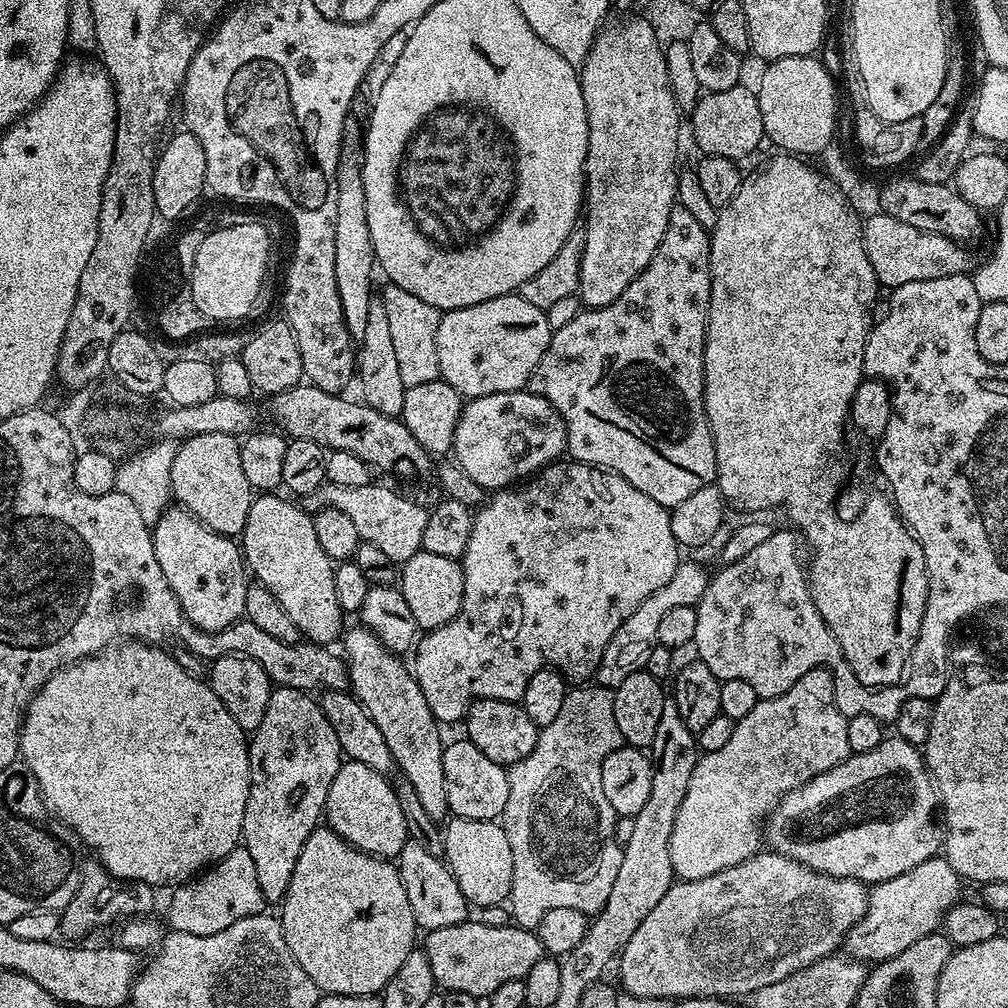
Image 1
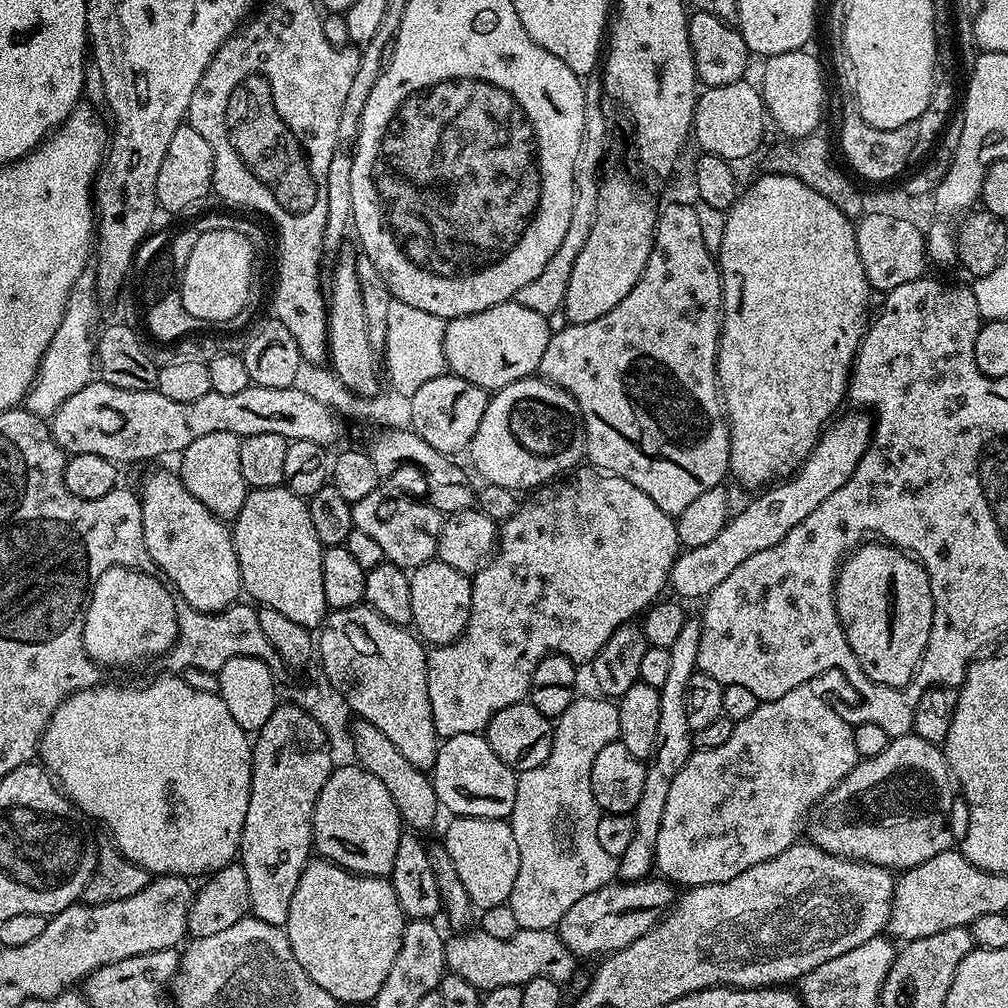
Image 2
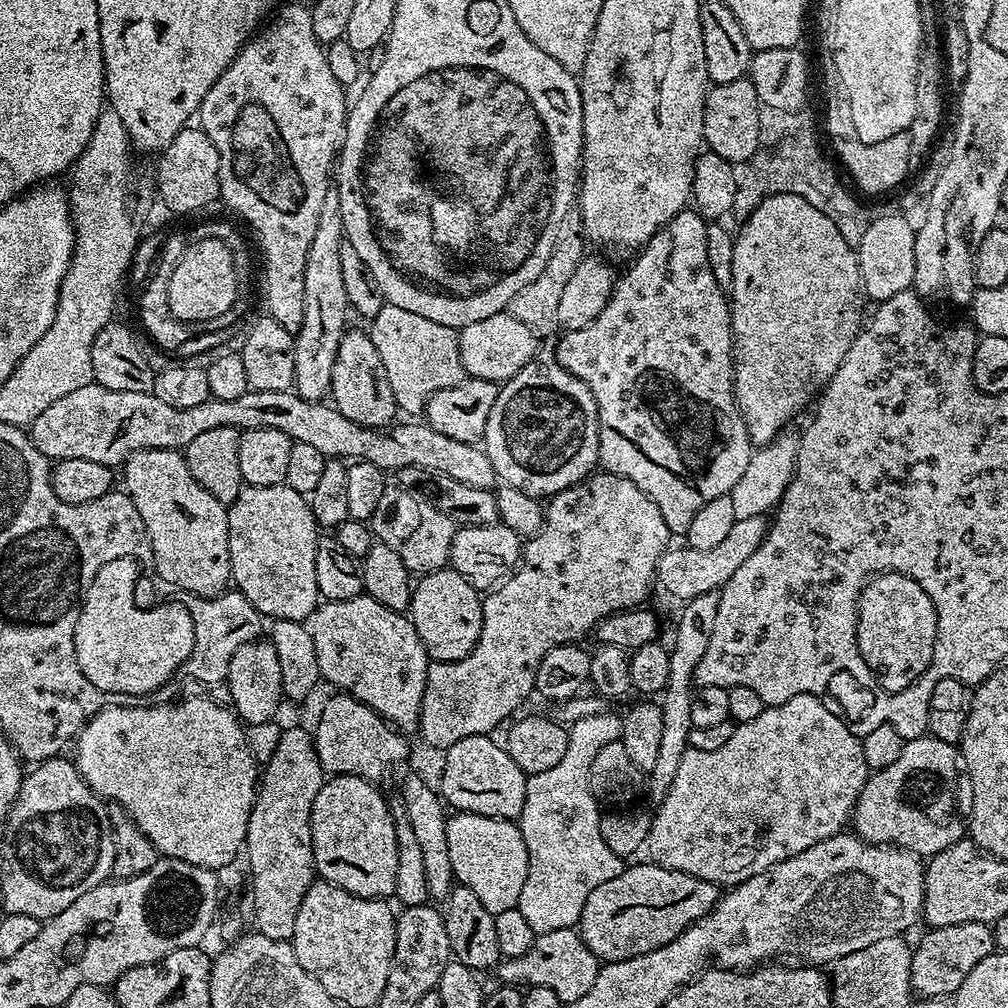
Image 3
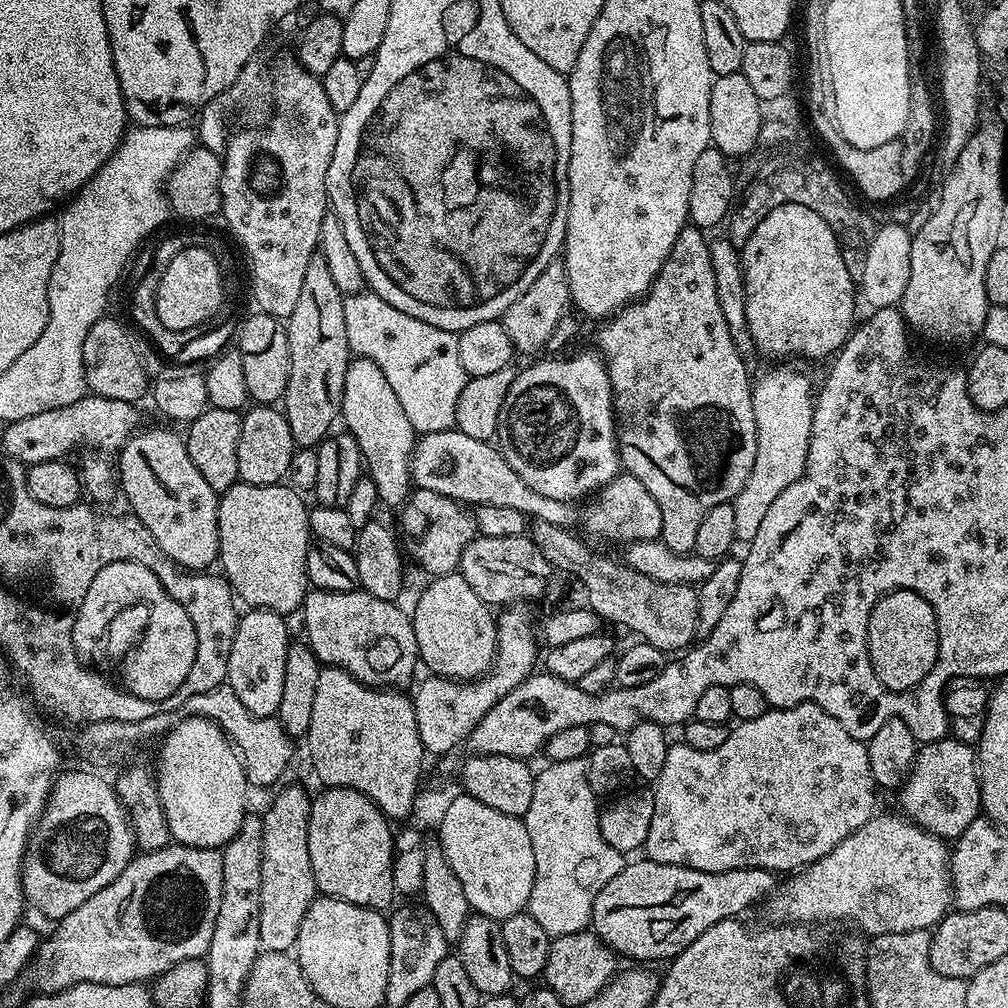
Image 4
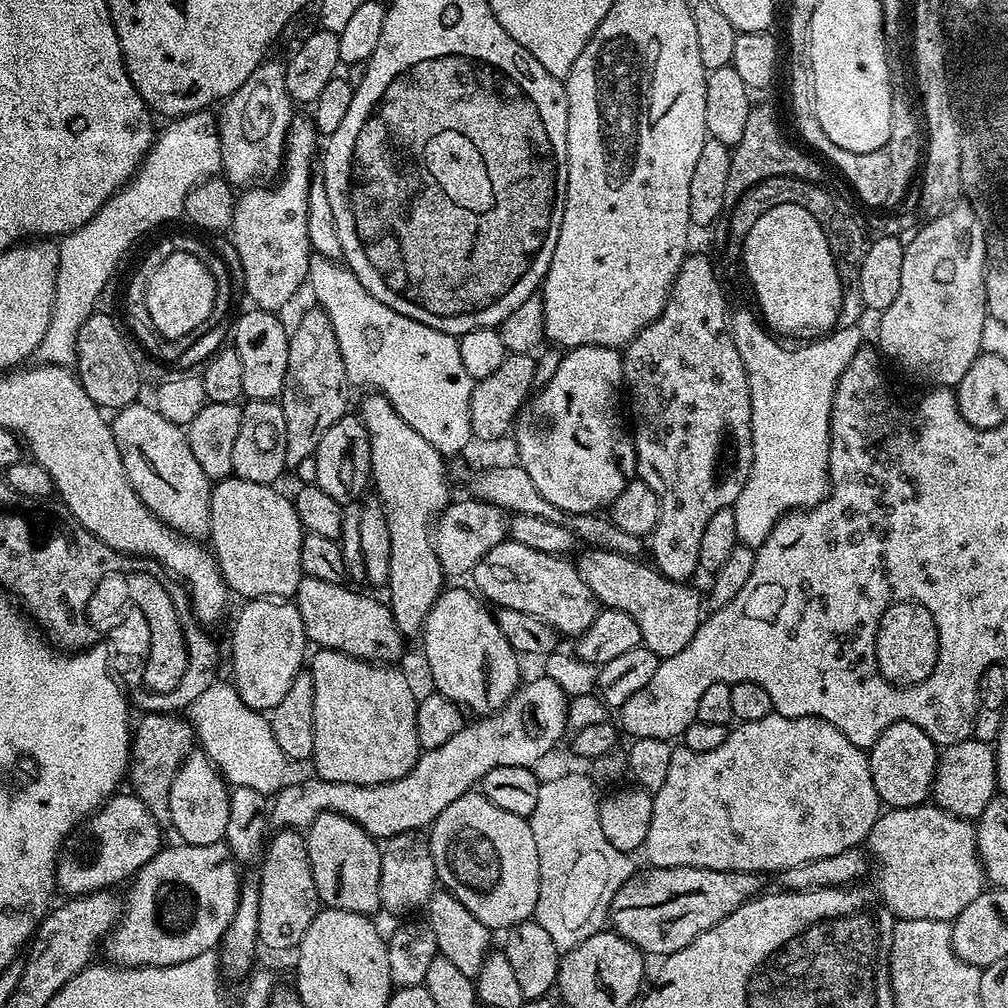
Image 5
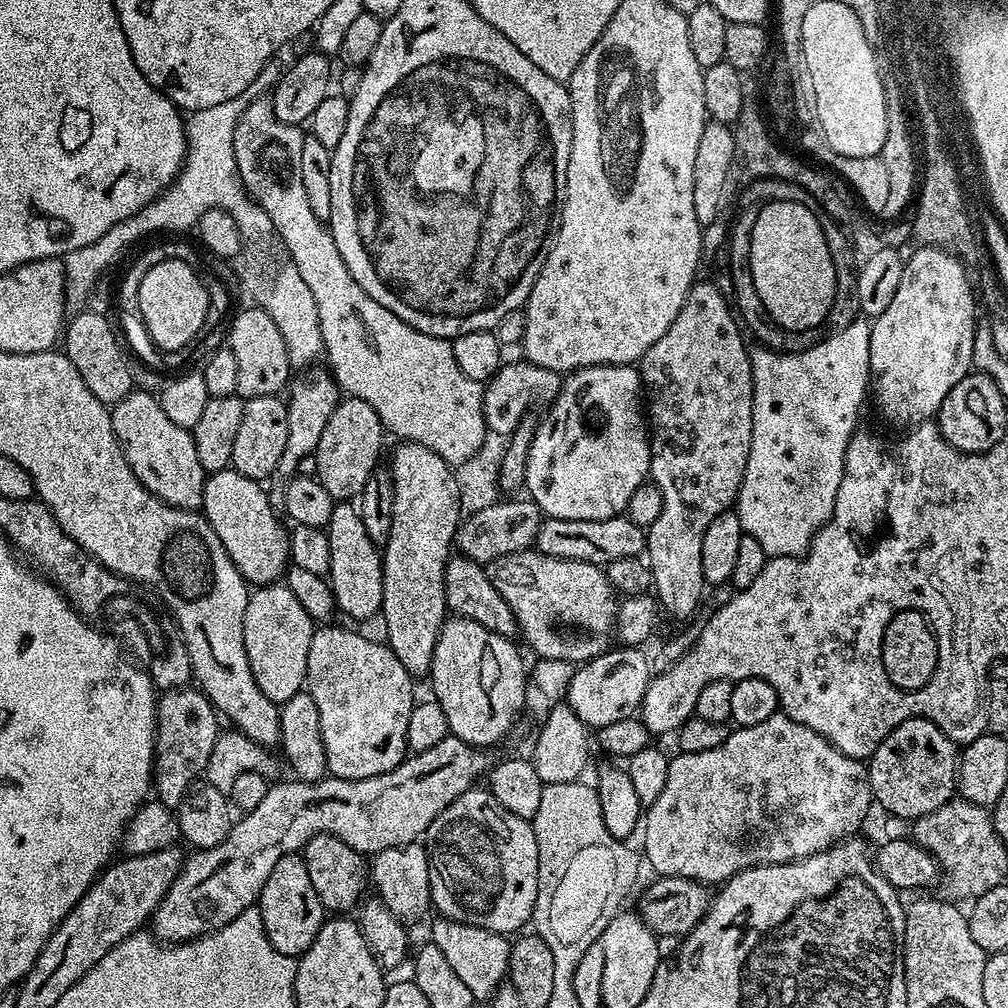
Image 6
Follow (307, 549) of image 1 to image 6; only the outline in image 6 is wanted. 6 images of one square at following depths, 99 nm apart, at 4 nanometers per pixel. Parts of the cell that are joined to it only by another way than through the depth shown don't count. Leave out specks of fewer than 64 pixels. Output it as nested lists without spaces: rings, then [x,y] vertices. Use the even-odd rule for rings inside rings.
[[[229,466],[211,473],[204,482],[202,515],[214,526],[214,534],[222,538],[226,554],[245,580],[252,586],[275,584],[285,575],[290,564],[289,533],[280,525],[280,516],[272,508],[261,485]]]

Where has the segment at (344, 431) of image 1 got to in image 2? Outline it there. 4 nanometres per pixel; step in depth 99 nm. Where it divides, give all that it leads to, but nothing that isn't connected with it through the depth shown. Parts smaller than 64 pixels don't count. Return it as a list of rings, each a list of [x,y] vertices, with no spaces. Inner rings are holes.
[[[389,428],[381,431],[381,436],[373,442],[372,448],[367,449],[367,454],[378,469],[382,478],[388,478],[399,470],[403,464],[413,464],[424,475],[424,484],[428,487],[427,503],[432,504],[442,514],[461,512],[473,507],[477,503],[477,489],[468,485],[468,476],[455,463],[453,457],[443,456],[430,442],[422,442],[418,433],[409,429]]]

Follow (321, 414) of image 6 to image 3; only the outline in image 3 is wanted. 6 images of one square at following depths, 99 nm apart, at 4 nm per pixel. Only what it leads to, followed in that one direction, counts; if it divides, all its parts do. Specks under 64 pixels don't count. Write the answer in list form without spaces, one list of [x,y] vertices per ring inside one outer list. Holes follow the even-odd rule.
[[[330,188],[326,194],[326,198],[323,199],[321,213],[318,214],[318,225],[316,231],[314,232],[314,240],[310,242],[310,248],[307,251],[306,268],[305,270],[303,270],[303,320],[302,320],[302,326],[299,328],[298,332],[295,333],[294,336],[294,342],[295,342],[294,388],[295,391],[297,392],[297,395],[303,397],[304,400],[315,400],[318,402],[321,401],[329,393],[329,390],[331,389],[332,385],[334,359],[337,358],[338,343],[340,343],[341,338],[344,337],[344,333],[348,326],[346,318],[348,315],[350,316],[350,309],[348,307],[348,299],[346,298],[346,288],[343,285],[342,258],[341,258],[341,246],[344,243],[344,239],[345,239],[344,223],[342,222],[340,195],[337,194],[334,188]]]

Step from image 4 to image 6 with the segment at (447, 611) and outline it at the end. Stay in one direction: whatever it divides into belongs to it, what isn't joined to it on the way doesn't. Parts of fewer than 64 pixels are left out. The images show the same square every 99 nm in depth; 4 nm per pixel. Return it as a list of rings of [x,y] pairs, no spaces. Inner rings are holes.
[[[460,615],[445,619],[444,625],[440,627],[430,673],[431,695],[442,706],[442,714],[446,714],[449,733],[474,748],[488,750],[491,744],[498,743],[515,726],[524,708],[524,699],[530,693],[526,664],[524,668],[524,660],[514,644],[511,639],[491,633],[485,626]]]

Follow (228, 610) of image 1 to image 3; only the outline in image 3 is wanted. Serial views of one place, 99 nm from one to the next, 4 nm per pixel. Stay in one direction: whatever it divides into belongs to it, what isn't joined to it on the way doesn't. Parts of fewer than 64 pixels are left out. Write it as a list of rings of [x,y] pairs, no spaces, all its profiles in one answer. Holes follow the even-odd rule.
[[[147,448],[122,465],[123,491],[138,506],[152,547],[152,568],[168,584],[197,598],[220,595],[229,587],[228,509],[210,490],[198,486],[184,461],[183,451]]]

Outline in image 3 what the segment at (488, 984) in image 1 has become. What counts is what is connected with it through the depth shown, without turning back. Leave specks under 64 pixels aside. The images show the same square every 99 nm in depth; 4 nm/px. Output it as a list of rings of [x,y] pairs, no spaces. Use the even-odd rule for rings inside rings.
[[[559,928],[539,933],[526,954],[501,959],[498,973],[508,986],[546,986],[546,990],[558,994],[565,1006],[570,1006],[594,986],[594,978],[598,978],[601,967],[601,960],[592,953],[590,946],[586,946],[576,928]]]

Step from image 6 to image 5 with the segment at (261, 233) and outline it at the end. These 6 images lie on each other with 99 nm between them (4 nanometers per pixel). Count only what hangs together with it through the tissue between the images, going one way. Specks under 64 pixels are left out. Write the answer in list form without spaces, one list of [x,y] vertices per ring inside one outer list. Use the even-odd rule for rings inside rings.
[[[215,111],[191,112],[169,119],[167,124],[168,128],[162,129],[161,132],[159,129],[158,135],[152,141],[152,149],[148,151],[143,164],[136,169],[136,175],[101,206],[98,214],[90,218],[90,222],[86,222],[78,230],[69,232],[59,241],[60,257],[54,290],[54,310],[50,326],[46,326],[46,334],[42,334],[42,342],[38,342],[36,347],[35,359],[39,363],[75,365],[78,330],[82,330],[82,322],[86,322],[86,318],[90,318],[95,312],[95,302],[102,286],[105,286],[108,279],[117,275],[116,267],[119,266],[120,259],[127,254],[128,247],[139,236],[146,235],[151,228],[181,219],[184,216],[184,203],[190,192],[205,180],[213,179],[221,171],[220,126]]]

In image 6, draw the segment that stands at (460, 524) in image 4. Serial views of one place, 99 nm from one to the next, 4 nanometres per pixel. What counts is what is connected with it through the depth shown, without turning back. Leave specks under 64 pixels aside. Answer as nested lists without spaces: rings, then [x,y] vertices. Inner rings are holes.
[[[508,498],[505,504],[503,504],[503,502],[497,502],[486,506],[485,509],[471,513],[456,530],[455,547],[459,549],[463,555],[483,566],[491,564],[492,561],[502,558],[506,554],[529,551],[529,549],[535,545],[536,535],[542,523],[542,513],[538,505],[530,498],[523,498],[524,500],[512,499],[516,498]]]

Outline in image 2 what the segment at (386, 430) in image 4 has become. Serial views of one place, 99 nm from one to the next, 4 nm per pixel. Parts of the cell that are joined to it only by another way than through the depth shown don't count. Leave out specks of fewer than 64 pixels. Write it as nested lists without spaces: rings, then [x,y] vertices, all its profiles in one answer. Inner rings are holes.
[[[348,246],[340,248],[335,257],[336,265],[332,268],[332,290],[326,296],[328,305],[328,352],[330,359],[330,368],[336,376],[345,383],[345,385],[357,396],[374,396],[381,391],[380,380],[382,384],[382,368],[378,362],[378,350],[370,346],[370,334],[366,331],[366,306],[362,306],[362,285],[358,282],[358,270],[356,269],[355,251],[351,252]]]

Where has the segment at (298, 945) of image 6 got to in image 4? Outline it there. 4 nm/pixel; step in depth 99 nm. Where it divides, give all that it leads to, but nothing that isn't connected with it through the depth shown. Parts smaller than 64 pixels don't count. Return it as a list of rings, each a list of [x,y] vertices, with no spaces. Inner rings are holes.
[[[284,788],[262,812],[262,914],[258,914],[258,934],[261,949],[266,952],[291,953],[295,949],[298,926],[318,896],[308,853],[312,801],[313,797],[300,788]]]

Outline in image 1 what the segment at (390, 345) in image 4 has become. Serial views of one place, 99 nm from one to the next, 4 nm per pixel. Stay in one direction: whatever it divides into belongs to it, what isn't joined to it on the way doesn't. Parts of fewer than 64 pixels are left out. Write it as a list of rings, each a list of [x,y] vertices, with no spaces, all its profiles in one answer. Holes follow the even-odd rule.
[[[391,282],[385,285],[382,299],[386,306],[390,335],[398,357],[402,382],[406,386],[422,386],[422,382],[434,382],[440,379],[438,346],[436,345],[438,322],[442,315],[440,309],[422,302],[422,298],[414,298],[414,294],[406,294],[402,286]]]

